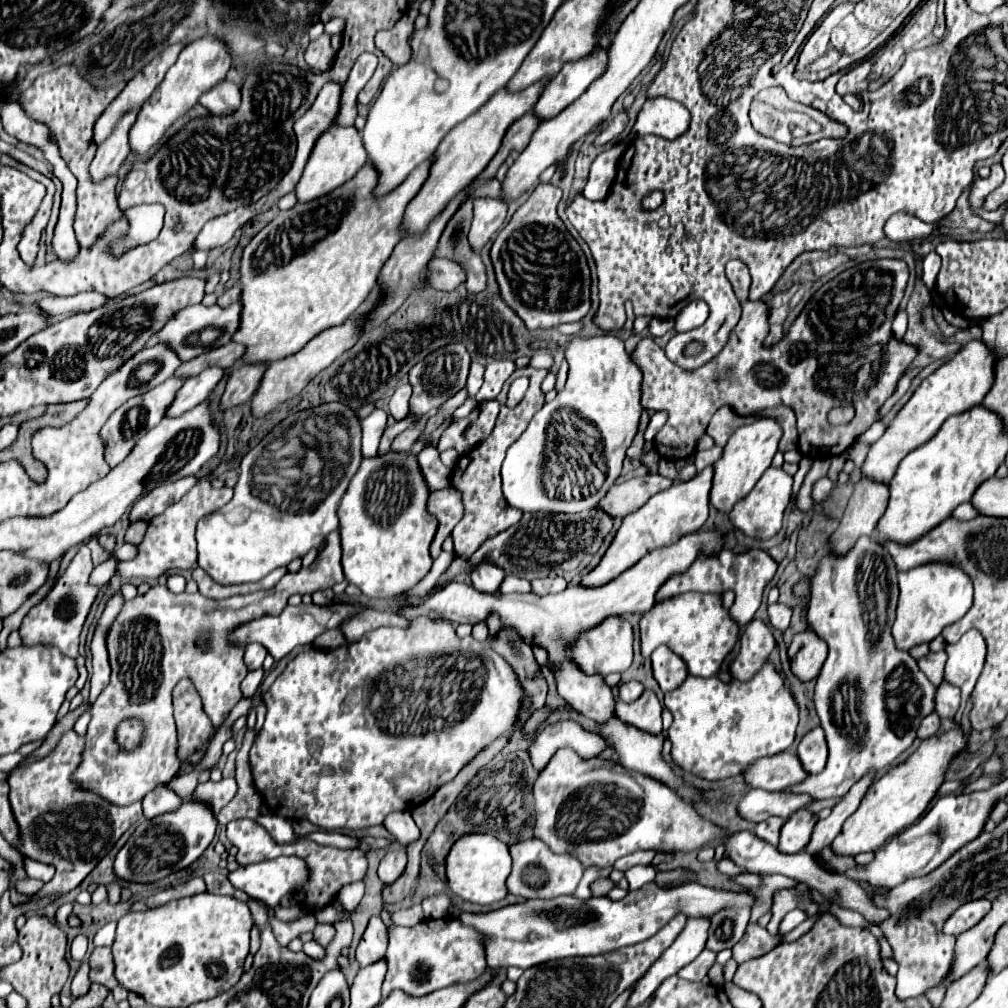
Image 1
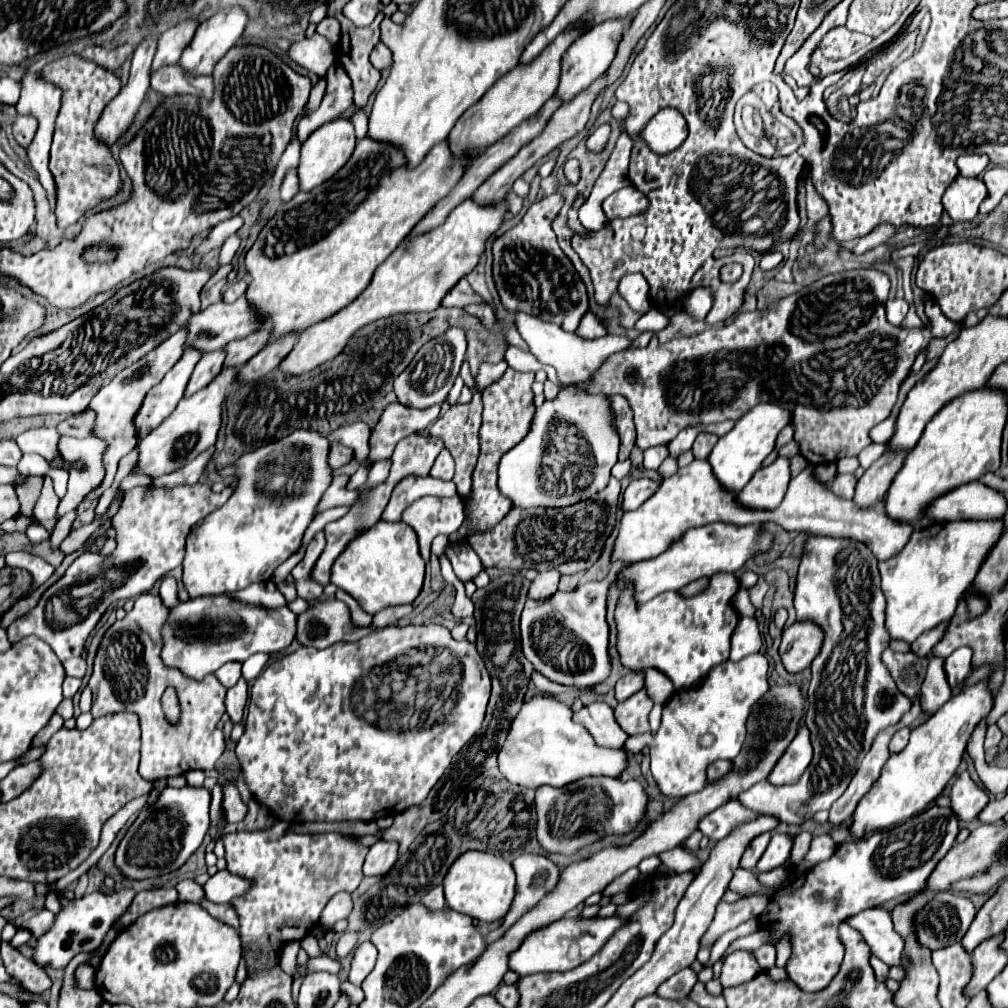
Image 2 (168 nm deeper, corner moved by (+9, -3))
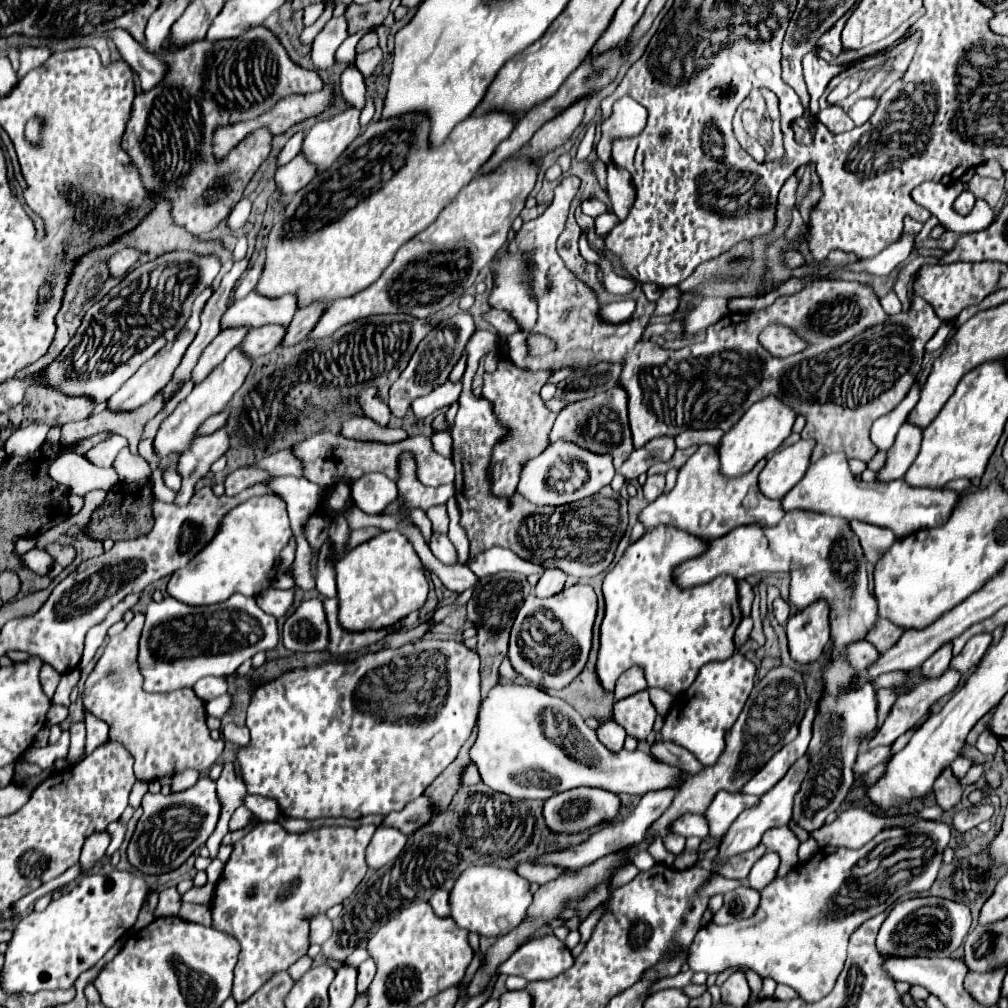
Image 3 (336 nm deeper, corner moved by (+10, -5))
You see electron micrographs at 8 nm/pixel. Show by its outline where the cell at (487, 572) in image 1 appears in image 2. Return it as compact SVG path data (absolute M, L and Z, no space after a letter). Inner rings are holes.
M467 542L457 544L457 546L447 546L445 554L449 556L453 570L457 574L457 578L461 582L469 582L473 580L479 572L483 572L483 564L479 562L479 556L471 550L471 546Z

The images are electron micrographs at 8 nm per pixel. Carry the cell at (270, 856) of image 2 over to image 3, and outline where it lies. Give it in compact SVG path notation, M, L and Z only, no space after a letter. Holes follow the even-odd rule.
M262 822L234 844L232 856L226 862L220 880L216 882L210 912L212 928L234 936L242 946L232 986L232 996L236 1004L242 1004L246 998L250 998L274 972L288 970L288 966L292 966L298 958L306 954L310 946L308 916L326 912L334 904L346 900L356 890L366 874L364 854L374 830L376 826L372 824L358 828L322 826L302 834L290 834L276 822ZM250 890L254 890L254 896L248 896Z

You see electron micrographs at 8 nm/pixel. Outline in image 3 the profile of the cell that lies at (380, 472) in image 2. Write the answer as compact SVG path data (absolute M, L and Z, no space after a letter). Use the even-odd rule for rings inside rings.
M368 472L360 476L352 486L354 506L366 514L382 514L388 508L388 504L396 500L396 496L396 484L380 472Z

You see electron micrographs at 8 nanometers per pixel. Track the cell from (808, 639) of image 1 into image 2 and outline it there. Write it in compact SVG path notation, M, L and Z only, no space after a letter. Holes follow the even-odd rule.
M795 622L785 628L779 646L779 656L789 674L803 672L811 666L823 644L823 630L813 622Z

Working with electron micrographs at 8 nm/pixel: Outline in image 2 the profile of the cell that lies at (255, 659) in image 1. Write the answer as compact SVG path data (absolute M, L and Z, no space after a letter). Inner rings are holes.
M227 662L227 666L219 668L215 674L223 686L231 688L241 678L241 662Z

